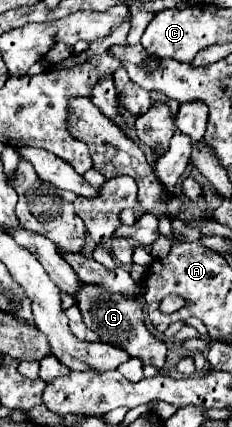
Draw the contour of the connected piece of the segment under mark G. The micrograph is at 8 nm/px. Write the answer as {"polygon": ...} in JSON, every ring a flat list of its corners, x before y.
{"polygon":[[84,284,82,290,76,294,76,302,78,302,78,308,84,316,86,326,90,326,100,336,102,342,114,344,116,348,122,348,130,356,140,358,142,366,154,366,158,370,164,366,166,344,162,340,154,338,146,330,146,326,144,326,144,308,138,300,130,300,122,294,112,294,102,286]]}

